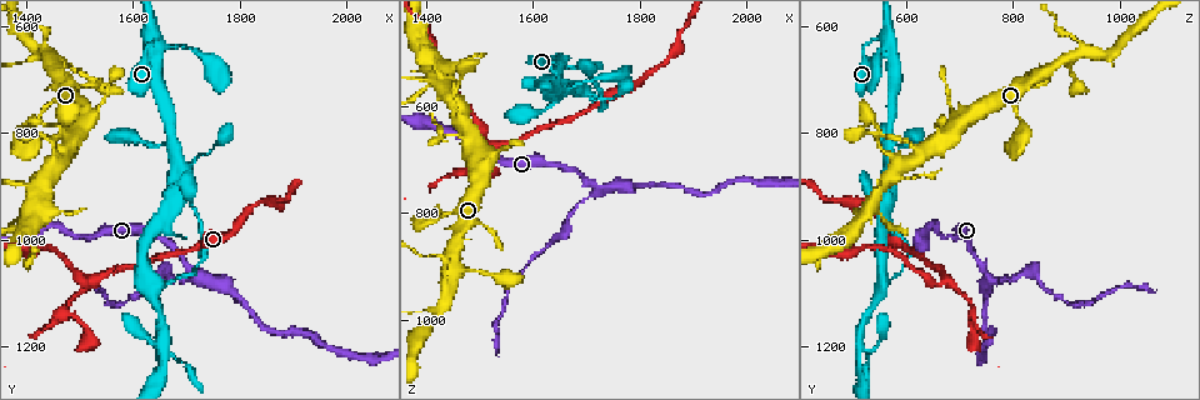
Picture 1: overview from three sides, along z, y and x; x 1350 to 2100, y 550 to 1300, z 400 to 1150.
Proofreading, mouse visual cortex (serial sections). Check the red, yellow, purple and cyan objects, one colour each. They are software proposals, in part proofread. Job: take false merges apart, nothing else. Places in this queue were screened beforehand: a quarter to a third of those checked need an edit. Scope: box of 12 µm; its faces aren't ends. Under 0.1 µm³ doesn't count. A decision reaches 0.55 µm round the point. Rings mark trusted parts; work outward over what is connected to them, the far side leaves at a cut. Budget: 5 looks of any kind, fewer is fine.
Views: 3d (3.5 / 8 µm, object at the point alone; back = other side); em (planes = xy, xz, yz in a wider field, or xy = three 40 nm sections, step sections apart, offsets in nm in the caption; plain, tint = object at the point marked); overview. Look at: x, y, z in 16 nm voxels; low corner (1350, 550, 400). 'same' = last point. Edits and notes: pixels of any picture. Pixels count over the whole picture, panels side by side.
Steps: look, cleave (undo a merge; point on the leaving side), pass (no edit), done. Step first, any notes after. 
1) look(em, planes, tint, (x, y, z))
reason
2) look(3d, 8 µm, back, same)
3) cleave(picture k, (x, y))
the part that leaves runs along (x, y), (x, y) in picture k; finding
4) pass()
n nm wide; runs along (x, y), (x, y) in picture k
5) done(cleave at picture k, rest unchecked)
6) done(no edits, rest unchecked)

look(3d, 3.5 µm, (1705, 860, 575))
sharp bend

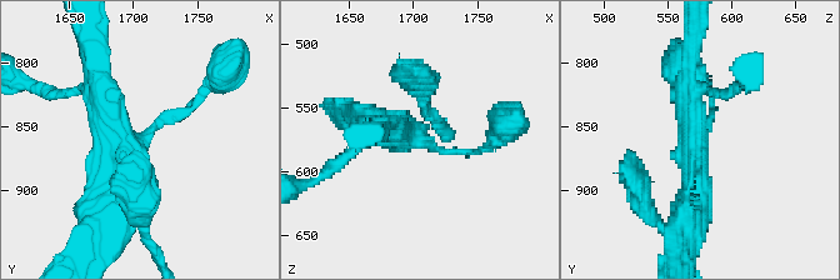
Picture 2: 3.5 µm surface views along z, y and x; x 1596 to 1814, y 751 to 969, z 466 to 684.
look(em, planes, tint, (1704, 862, 574))
3 arms; arms of 100, 300, 400 nm; now the EM

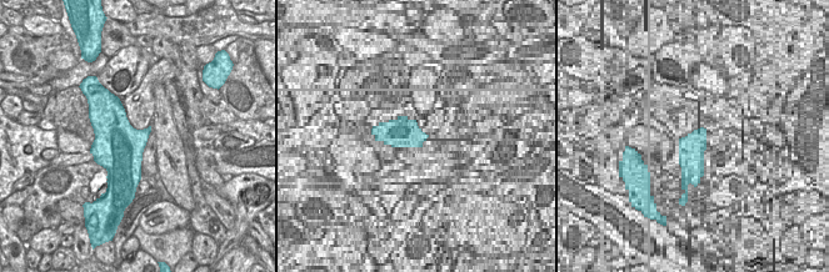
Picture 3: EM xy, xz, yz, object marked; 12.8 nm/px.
pass()
runs along (378, 129), (439, 150), (481, 150) in picture 2; continuous, no second cell

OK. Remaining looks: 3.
look(3d, 8 µm, (1475, 1135, 725))
abrupt turn

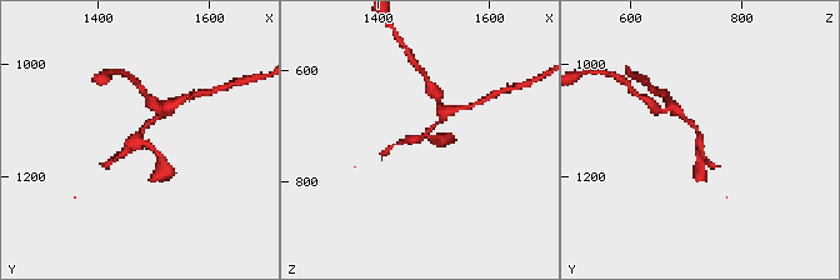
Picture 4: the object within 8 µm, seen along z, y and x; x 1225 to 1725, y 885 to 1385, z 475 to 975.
look(em, xy, step 5, tint, (1475, 1130, 725))

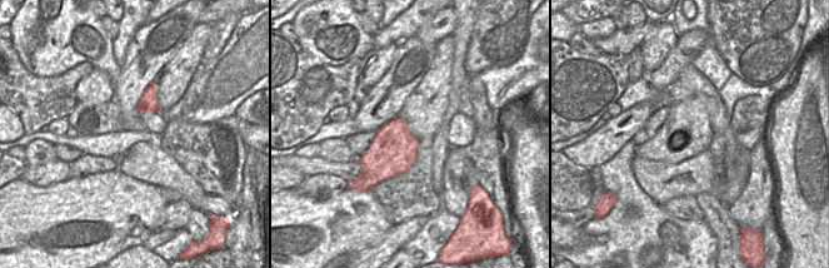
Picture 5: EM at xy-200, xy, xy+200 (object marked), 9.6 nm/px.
cleave(picture 4, (699, 165))
the part that leaves runs along (149, 145), (163, 159), (151, 180) in picture 4; two cells meet here

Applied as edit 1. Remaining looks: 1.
done(cleave at picture 4, rest unchecked)

